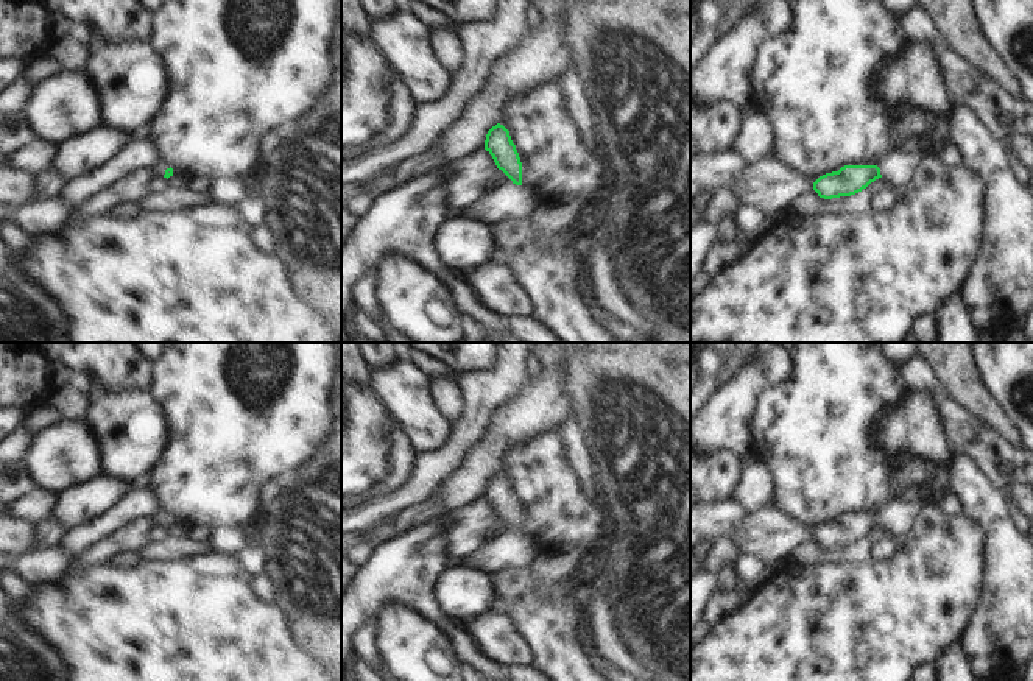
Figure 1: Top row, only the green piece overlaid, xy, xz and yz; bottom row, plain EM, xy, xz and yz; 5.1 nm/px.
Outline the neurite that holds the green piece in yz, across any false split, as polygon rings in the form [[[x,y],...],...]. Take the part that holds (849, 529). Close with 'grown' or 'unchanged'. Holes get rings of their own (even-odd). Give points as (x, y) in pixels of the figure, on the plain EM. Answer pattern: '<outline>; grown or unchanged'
[[[950,491],[936,497],[918,497],[910,502],[902,502],[897,497],[876,514],[844,514],[838,520],[826,522],[813,531],[813,539],[824,549],[851,545],[882,527],[899,541],[908,535],[918,514],[930,505],[943,514],[963,513],[960,497]]]; grown

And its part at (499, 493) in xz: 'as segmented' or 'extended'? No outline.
extended

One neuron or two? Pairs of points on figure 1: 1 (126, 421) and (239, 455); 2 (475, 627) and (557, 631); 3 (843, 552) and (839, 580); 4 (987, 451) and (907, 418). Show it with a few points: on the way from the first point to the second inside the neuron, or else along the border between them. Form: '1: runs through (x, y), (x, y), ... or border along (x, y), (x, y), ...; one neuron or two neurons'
1: border along (153, 399), (167, 432), (153, 468); two neurons
2: border along (491, 610), (513, 622), (532, 661); two neurons
3: border along (870, 558), (860, 563), (804, 563); two neurons
4: border along (934, 399), (949, 438); two neurons

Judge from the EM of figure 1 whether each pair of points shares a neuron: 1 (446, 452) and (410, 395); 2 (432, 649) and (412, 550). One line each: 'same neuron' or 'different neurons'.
1: different neurons
2: different neurons

